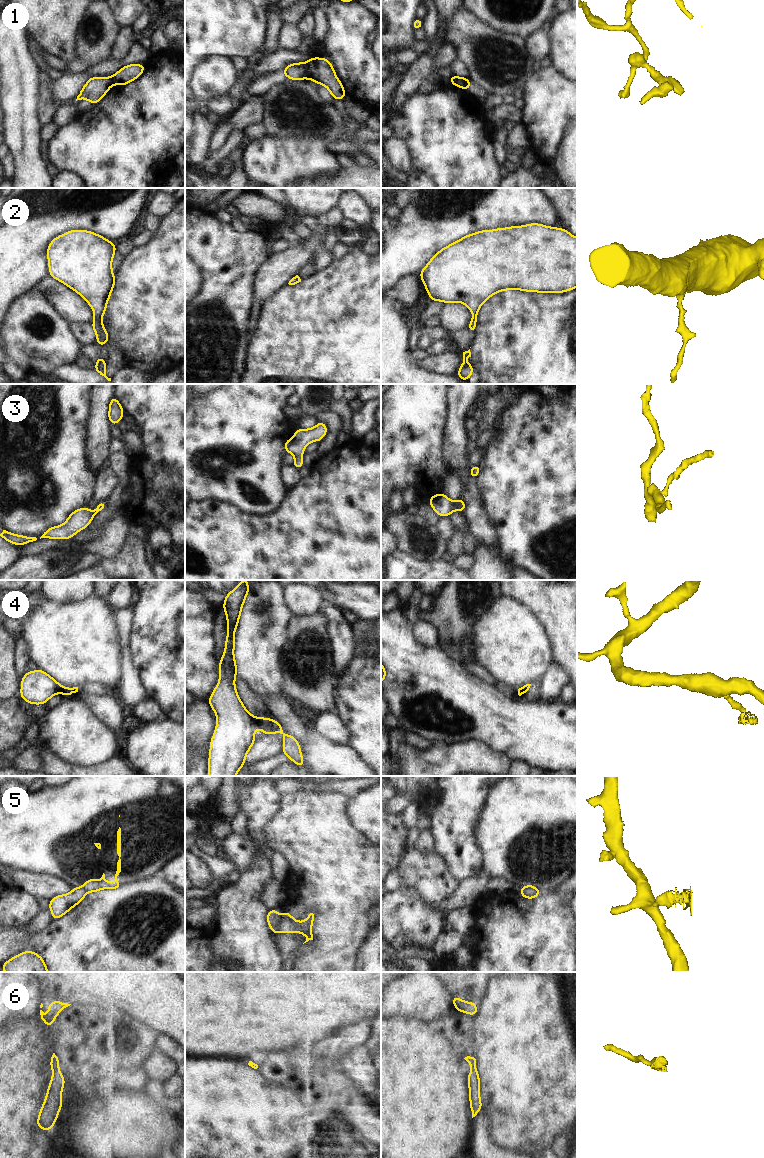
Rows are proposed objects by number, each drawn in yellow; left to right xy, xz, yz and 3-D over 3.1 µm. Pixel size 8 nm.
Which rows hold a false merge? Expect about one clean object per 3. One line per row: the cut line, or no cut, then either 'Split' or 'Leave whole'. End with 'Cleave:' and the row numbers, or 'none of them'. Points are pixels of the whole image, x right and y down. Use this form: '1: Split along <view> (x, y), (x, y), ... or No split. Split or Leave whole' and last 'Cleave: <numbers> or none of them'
1: Split along xz (305, 63), (309, 78). Split
2: No split. Leave whole
3: No split. Leave whole
4: Split along xz (257, 718), (258, 726). Split
5: Split along xz (281, 917), (279, 929), (275, 933). Split
6: No split. Leave whole
Cleave: 1, 4, 5

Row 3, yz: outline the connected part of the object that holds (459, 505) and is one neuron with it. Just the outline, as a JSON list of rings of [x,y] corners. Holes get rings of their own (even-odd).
[[[444,493],[432,495],[429,499],[429,505],[440,517],[450,517],[455,509],[463,513],[466,508],[462,497],[452,502]]]

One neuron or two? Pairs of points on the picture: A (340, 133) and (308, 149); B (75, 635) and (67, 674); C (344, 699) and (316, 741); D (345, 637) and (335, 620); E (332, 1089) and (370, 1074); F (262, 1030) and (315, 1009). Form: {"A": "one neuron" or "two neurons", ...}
{"A": "two neurons", "B": "one neuron", "C": "two neurons", "D": "one neuron", "E": "two neurons", "F": "one neuron"}

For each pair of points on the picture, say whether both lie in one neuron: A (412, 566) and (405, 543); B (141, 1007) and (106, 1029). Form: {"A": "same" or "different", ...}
{"A": "different", "B": "different"}

